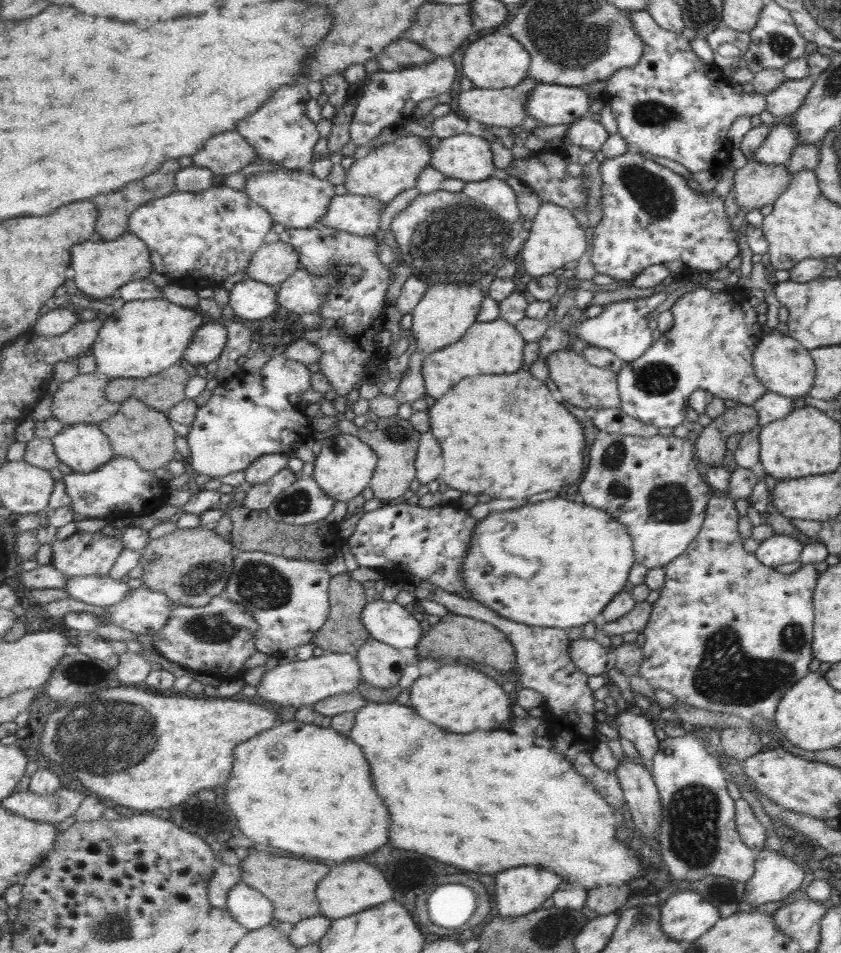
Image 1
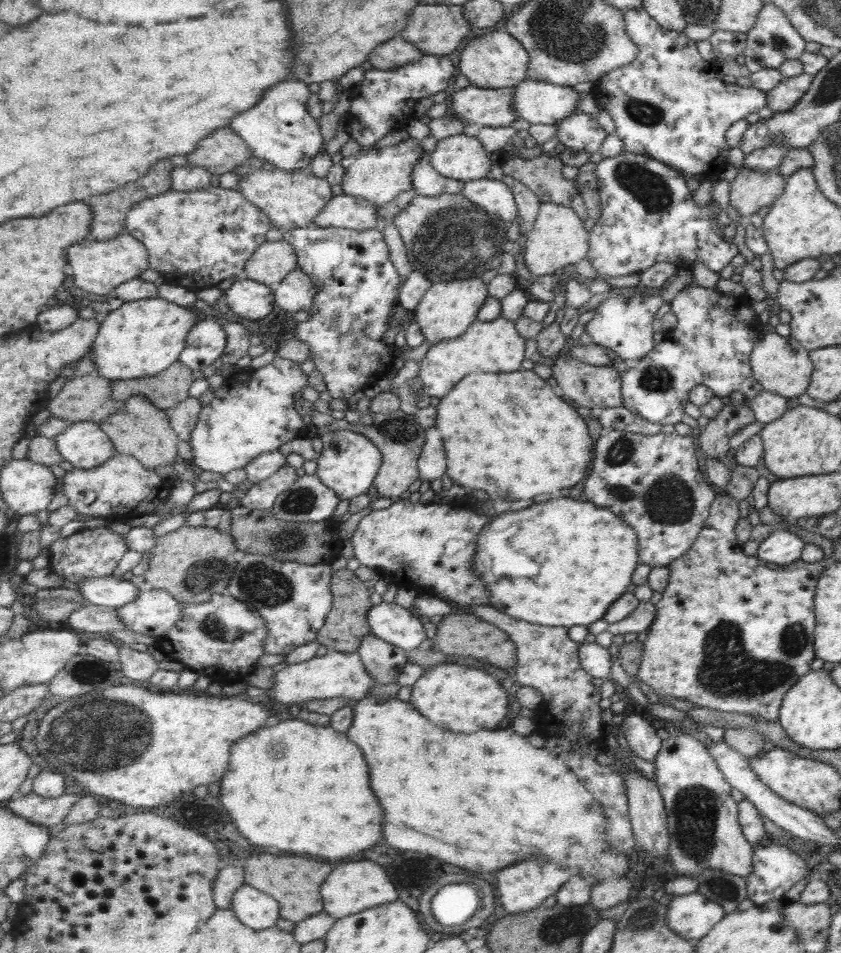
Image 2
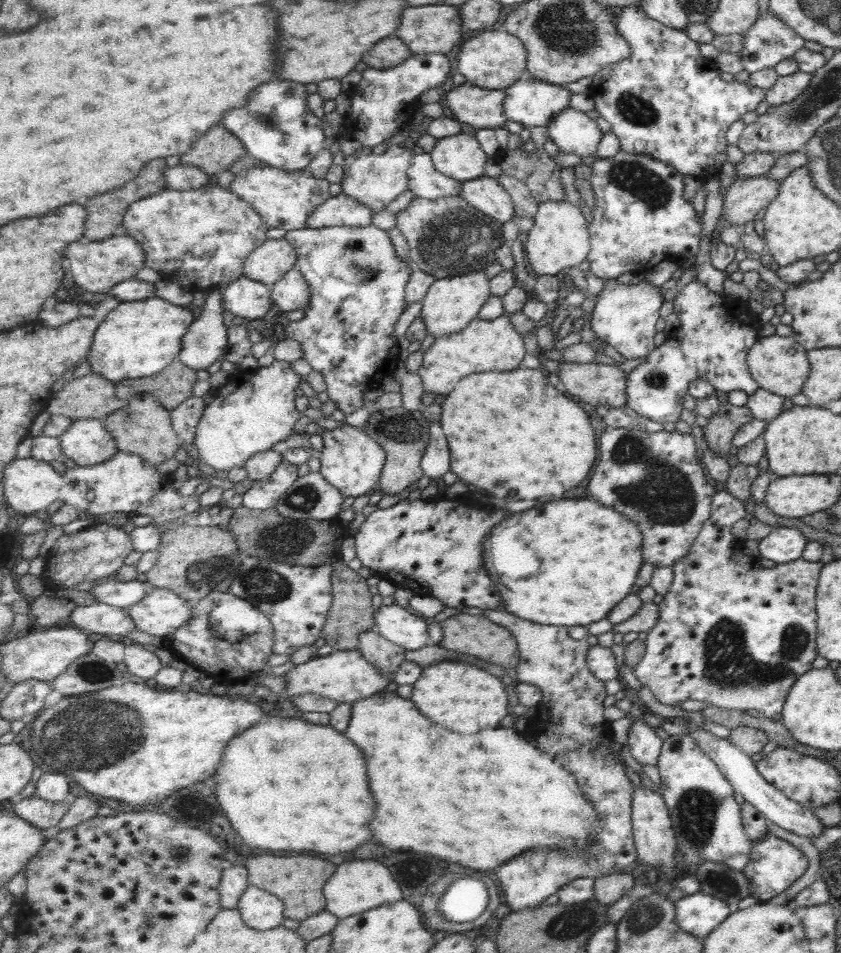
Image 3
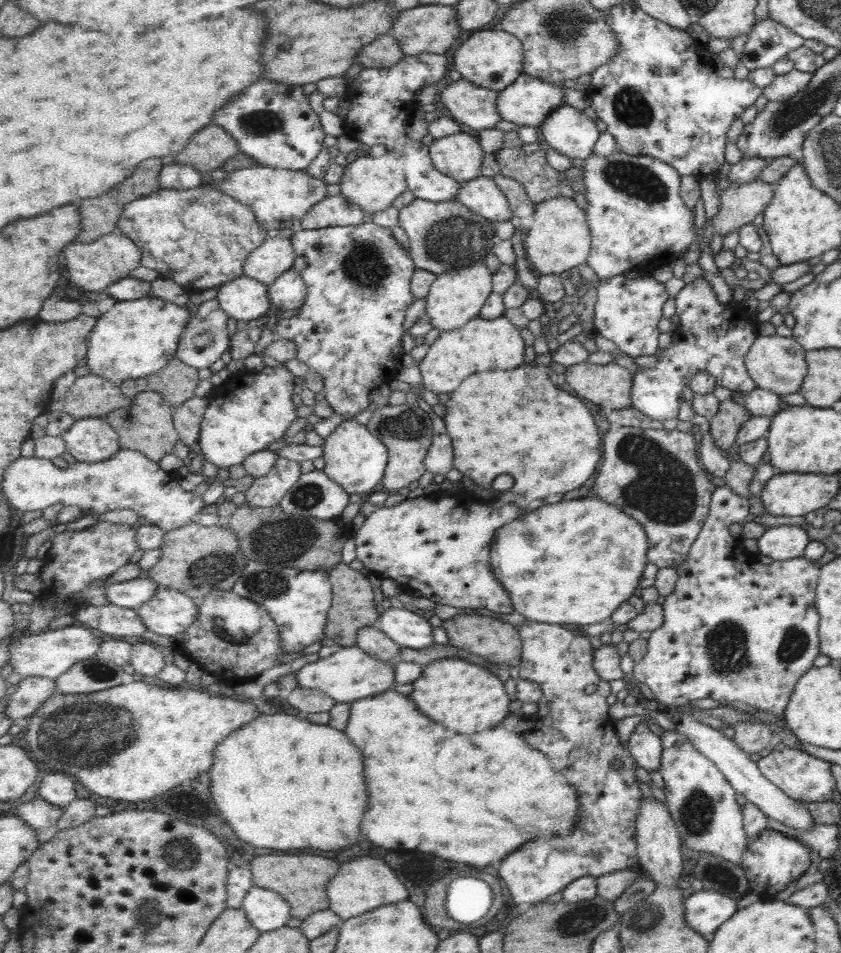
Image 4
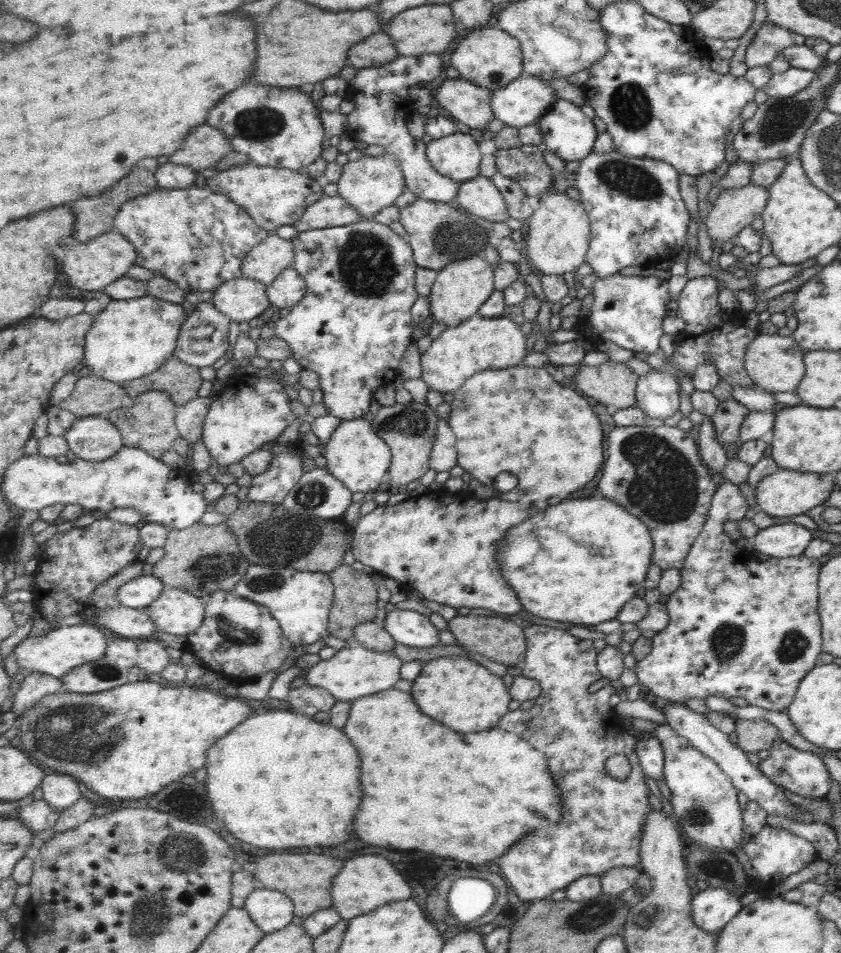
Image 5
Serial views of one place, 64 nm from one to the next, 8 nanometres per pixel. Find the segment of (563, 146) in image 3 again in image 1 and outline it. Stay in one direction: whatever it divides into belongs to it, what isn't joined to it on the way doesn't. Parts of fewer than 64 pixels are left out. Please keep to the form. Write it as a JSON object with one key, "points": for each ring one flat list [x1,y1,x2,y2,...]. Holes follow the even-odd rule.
{"points":[[588,116,569,124,568,134,564,140,568,145,578,145,593,150,595,153,603,150,611,137,606,126,596,116]]}

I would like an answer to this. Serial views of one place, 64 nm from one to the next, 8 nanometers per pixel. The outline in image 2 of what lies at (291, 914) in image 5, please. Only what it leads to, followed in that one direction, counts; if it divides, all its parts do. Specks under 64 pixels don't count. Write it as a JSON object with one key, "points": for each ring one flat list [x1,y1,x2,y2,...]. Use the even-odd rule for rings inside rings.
{"points":[[248,884,236,893,233,909,244,924,258,931,275,927,283,918,283,905,276,897]]}

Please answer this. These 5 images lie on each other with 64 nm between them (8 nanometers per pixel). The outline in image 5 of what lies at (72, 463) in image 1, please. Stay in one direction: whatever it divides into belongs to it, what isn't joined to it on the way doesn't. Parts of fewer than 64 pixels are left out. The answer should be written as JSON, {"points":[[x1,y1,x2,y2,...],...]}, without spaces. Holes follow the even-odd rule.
{"points":[[106,415,79,417,65,437,69,440,70,448,78,458,92,461,111,459,125,447,122,429,115,421,108,420]]}

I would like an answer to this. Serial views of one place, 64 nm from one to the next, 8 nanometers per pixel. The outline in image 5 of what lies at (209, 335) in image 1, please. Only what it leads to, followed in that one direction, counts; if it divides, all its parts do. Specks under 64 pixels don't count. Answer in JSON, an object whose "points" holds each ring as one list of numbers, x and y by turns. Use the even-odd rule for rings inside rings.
{"points":[[213,300,201,302,183,326,175,356,200,368,214,366,220,358,226,357,230,346,228,335,232,322,233,318,224,314],[208,324,213,324,216,329,212,338,205,341,195,340,192,336,194,328,208,326]]}

